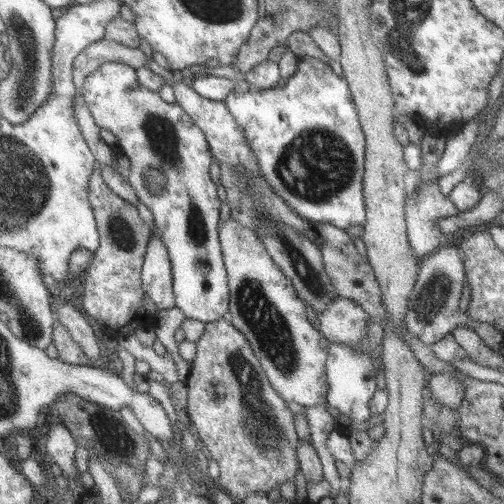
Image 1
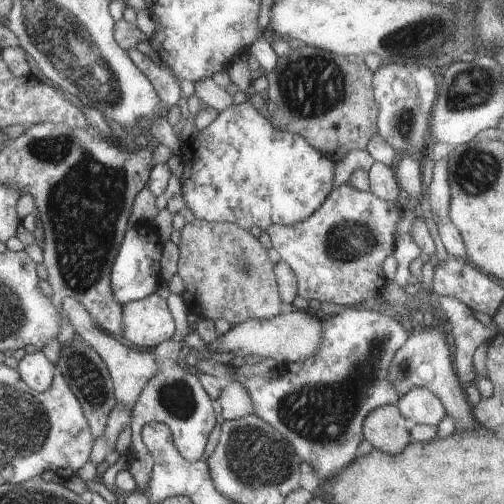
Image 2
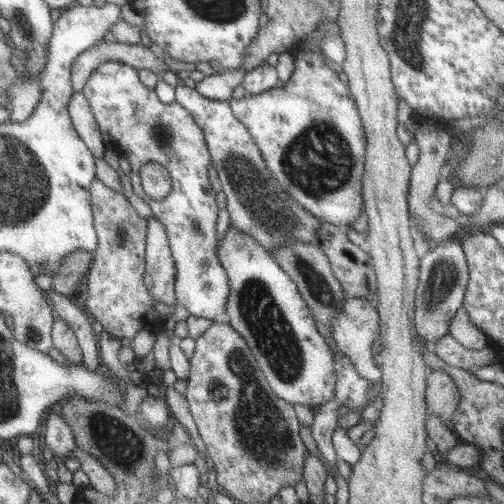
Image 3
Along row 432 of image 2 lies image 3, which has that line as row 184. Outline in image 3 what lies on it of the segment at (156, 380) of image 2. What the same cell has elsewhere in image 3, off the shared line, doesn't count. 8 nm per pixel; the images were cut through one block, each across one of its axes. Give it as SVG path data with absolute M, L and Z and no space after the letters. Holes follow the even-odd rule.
M101 62L81 94L87 98L95 116L99 134L107 136L119 148L119 154L131 164L129 182L133 192L143 198L153 218L157 218L169 238L171 256L175 260L175 300L177 306L189 310L191 316L213 320L215 314L225 312L229 296L229 280L225 268L219 264L215 252L215 220L217 204L215 192L207 182L207 168L211 156L203 140L201 128L177 102L163 104L155 90L147 88L137 74L137 68L119 62ZM145 164L161 164L171 178L171 192L163 200L153 200L143 192L139 170Z

